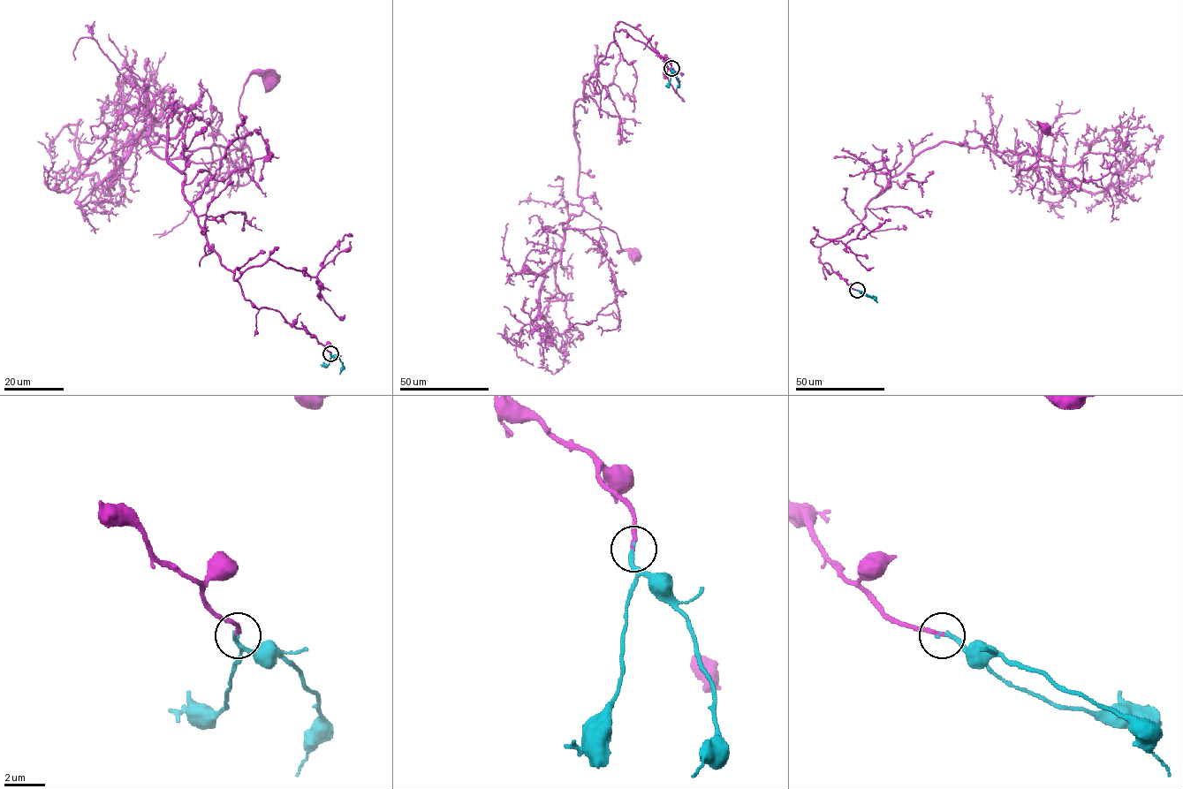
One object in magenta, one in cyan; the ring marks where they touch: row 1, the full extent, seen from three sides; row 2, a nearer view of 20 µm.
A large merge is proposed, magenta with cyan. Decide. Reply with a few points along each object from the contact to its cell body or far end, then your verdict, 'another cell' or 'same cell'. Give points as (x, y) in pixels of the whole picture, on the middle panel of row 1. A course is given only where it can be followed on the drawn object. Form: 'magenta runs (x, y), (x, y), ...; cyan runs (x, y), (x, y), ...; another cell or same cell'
magenta runs (671, 68), (615, 31), (575, 104), (583, 210), (563, 227), (605, 227), (618, 253), (635, 257); cyan runs (671, 68), (678, 81), (677, 88); same cell

